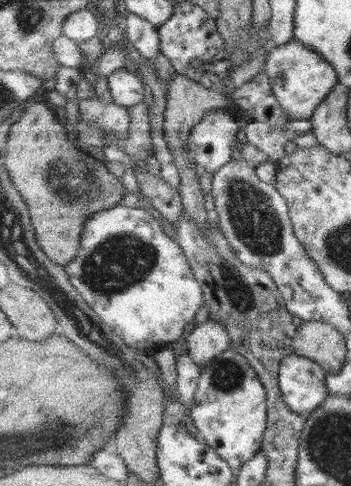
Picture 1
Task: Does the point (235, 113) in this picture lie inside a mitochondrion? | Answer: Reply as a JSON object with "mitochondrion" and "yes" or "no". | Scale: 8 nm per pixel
{"mitochondrion":"no"}

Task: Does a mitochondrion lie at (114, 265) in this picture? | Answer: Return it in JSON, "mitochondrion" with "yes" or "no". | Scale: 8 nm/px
{"mitochondrion":"yes"}

